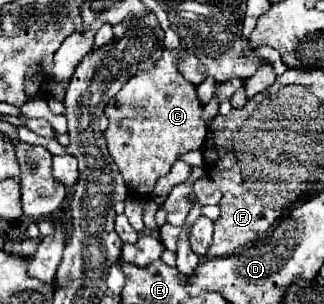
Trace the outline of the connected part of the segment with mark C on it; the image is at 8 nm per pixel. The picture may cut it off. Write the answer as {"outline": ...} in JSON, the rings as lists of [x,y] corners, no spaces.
{"outline":[[[164,51],[160,61],[154,65],[154,69],[150,69],[148,73],[138,73],[134,75],[118,93],[116,97],[112,97],[104,109],[110,125],[104,131],[104,139],[108,145],[108,153],[114,159],[114,163],[118,165],[126,189],[132,197],[146,201],[150,199],[150,191],[154,191],[156,181],[164,175],[168,175],[172,163],[188,153],[188,151],[196,151],[204,147],[206,141],[206,127],[202,123],[202,105],[196,97],[196,85],[188,83],[176,69],[176,55],[172,51]]]}

